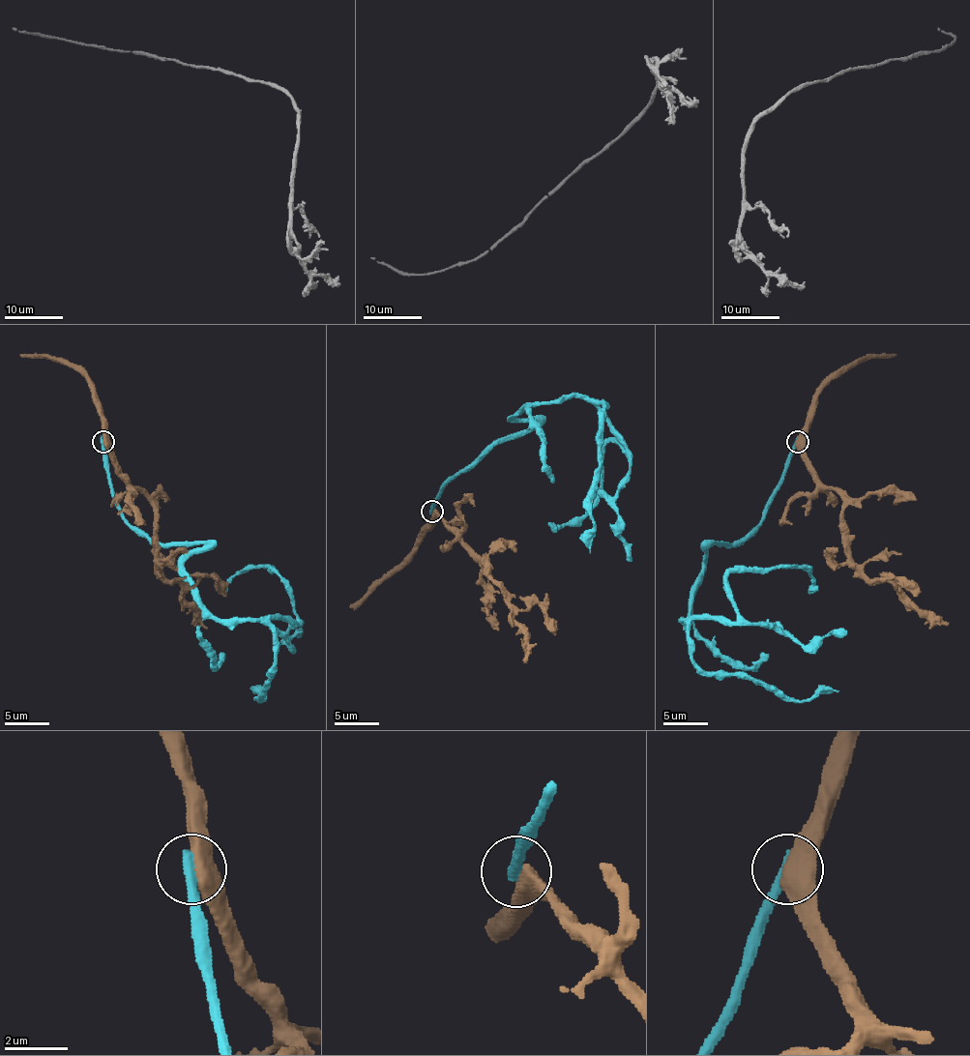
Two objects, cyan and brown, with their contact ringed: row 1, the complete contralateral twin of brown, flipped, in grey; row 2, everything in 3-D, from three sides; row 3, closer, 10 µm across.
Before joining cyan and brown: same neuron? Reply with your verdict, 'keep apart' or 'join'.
keep apart

